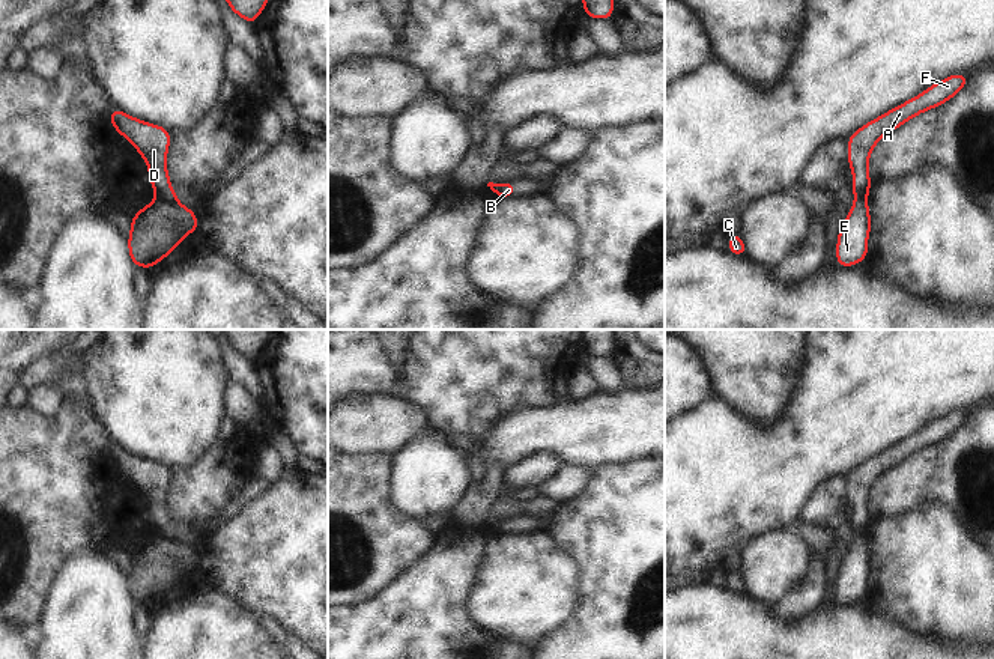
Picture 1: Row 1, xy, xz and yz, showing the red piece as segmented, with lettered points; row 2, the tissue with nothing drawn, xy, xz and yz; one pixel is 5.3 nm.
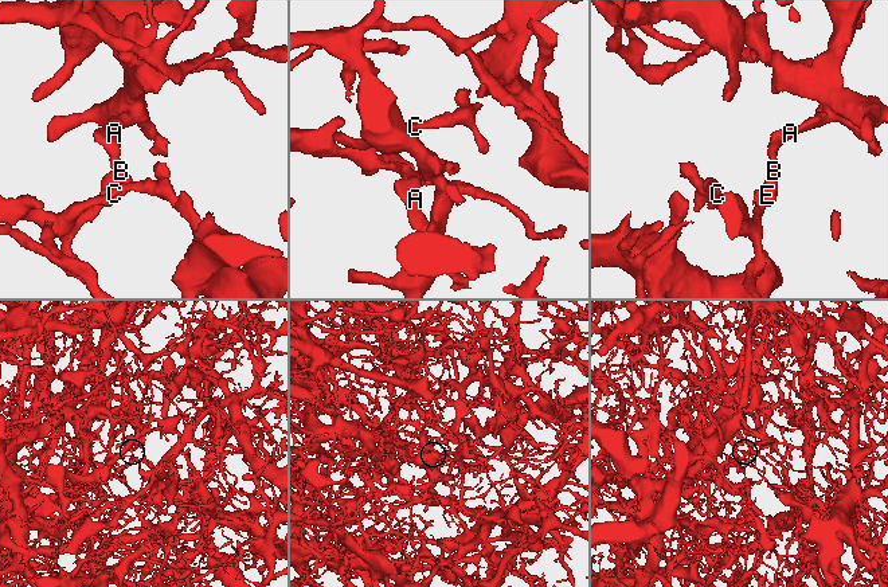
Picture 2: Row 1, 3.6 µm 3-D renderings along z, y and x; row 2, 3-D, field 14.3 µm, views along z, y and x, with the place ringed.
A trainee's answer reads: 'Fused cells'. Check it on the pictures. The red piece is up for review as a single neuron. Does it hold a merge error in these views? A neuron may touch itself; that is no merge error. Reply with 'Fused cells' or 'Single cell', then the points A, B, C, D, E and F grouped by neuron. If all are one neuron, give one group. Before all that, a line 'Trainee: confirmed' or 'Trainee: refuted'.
Trainee: confirmed
Fused cells. Groups: A B D F / C E.

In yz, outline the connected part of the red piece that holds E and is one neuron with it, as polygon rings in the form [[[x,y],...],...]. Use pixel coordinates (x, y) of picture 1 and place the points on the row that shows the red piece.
[[[856,199],[838,233],[836,265],[848,268],[865,262],[869,233],[871,215],[868,200]]]

